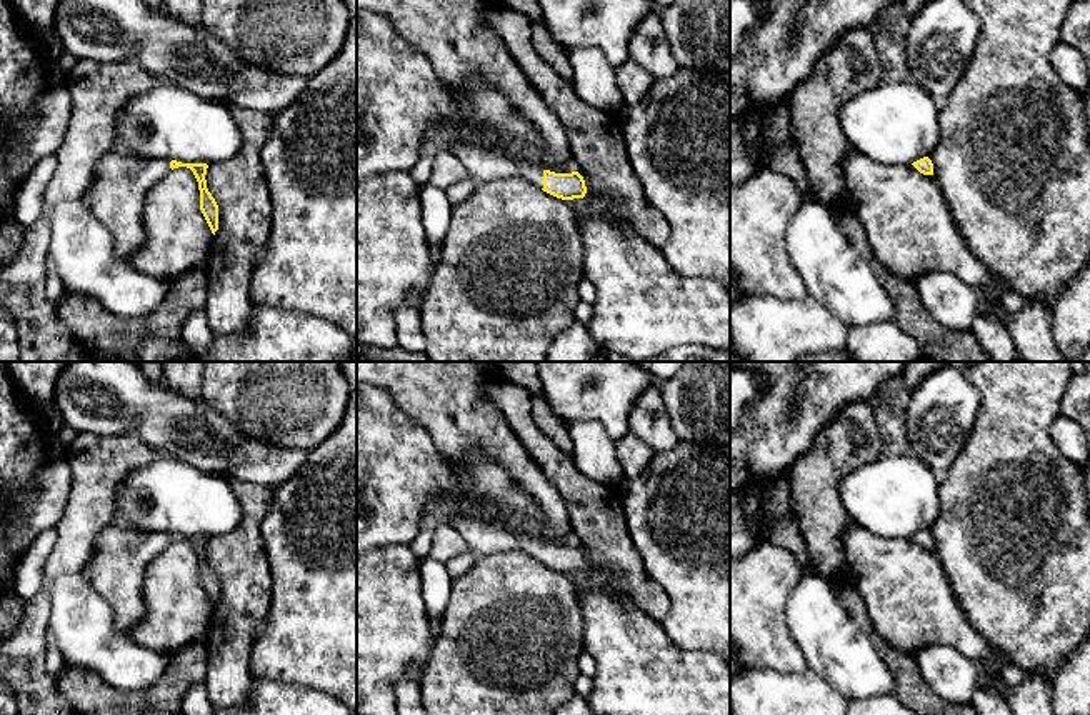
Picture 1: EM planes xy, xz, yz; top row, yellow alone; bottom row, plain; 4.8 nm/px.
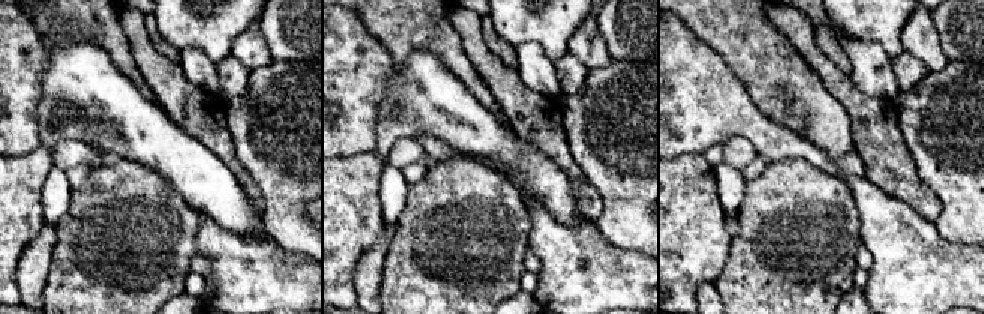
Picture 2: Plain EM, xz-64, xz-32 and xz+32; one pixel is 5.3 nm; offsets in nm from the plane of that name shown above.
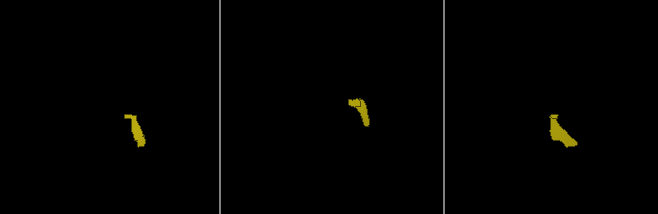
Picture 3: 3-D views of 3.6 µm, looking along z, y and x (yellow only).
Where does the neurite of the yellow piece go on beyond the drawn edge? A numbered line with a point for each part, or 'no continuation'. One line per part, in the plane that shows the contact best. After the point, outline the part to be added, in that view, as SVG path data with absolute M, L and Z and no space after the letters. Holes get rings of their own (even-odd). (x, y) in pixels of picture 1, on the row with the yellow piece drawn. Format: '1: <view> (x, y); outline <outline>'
1: xz (400, 100); outline M357 10L357 178L410 172L432 133L453 128L452 153L477 183L525 178L543 188L543 170L513 162L478 143L457 122L432 63L392 23Z

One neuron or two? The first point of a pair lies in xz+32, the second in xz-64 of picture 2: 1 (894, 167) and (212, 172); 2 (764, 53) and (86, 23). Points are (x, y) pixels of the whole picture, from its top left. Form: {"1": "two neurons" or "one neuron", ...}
{"1": "two neurons", "2": "one neuron"}

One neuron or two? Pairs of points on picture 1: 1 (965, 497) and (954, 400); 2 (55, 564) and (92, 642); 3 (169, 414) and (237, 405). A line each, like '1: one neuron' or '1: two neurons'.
1: two neurons
2: two neurons
3: two neurons

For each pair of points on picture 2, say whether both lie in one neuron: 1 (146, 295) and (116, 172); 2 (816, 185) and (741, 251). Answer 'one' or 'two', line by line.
1: one
2: one

